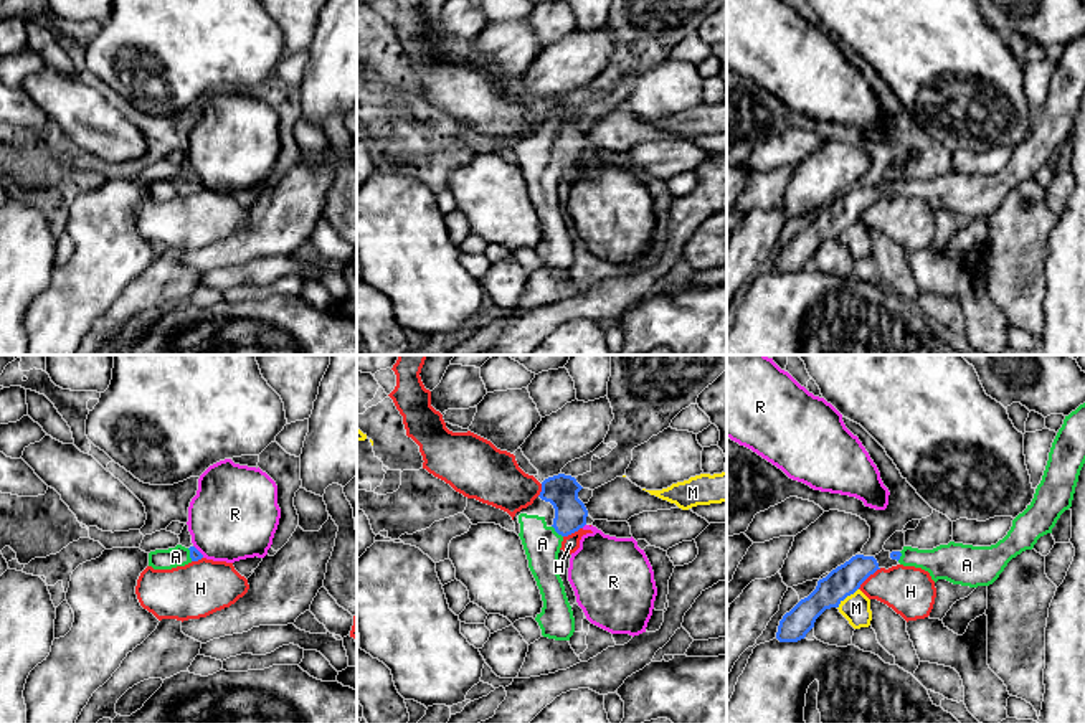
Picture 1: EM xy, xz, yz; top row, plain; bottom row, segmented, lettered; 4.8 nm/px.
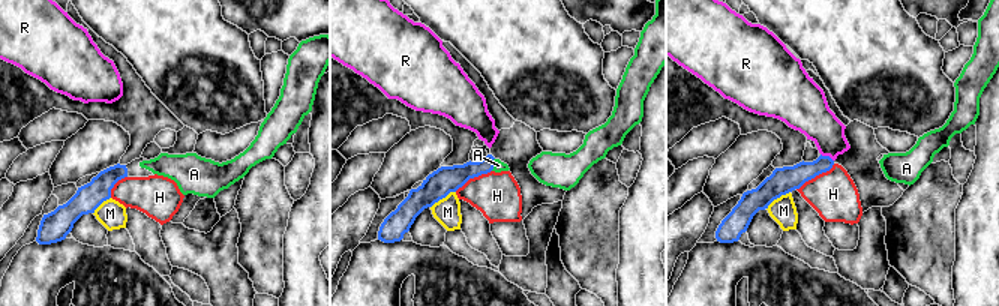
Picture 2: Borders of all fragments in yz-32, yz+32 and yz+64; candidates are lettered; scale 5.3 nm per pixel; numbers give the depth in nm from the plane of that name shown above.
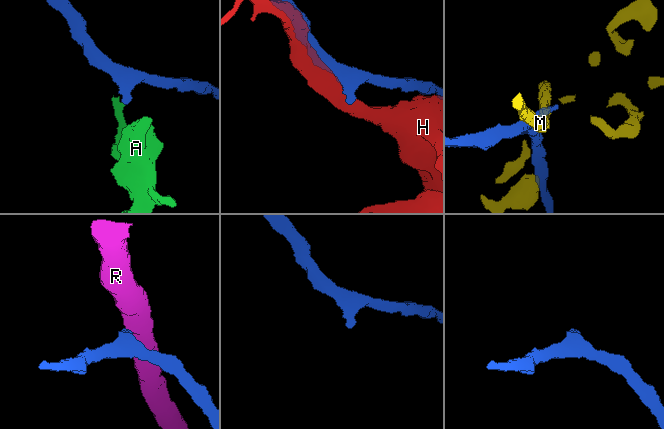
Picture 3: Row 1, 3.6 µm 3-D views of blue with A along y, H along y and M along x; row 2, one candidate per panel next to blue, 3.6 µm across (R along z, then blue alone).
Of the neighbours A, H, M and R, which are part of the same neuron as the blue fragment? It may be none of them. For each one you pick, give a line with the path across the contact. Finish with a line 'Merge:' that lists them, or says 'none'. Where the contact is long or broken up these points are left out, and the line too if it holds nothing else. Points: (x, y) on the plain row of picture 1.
A: across xz (562, 121), (557, 162), (542, 174)
Merge: A

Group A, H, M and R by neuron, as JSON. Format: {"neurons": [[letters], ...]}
{"neurons": [["A"], ["H"], ["M"], ["R"]]}

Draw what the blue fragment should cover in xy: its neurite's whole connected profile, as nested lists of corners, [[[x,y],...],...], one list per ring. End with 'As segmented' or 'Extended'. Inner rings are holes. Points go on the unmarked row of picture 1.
[[[177,175],[175,178],[150,182],[149,196],[154,200],[172,200],[177,196],[185,196],[192,191],[198,191],[201,188],[203,185],[195,177],[185,178]]]. Extended

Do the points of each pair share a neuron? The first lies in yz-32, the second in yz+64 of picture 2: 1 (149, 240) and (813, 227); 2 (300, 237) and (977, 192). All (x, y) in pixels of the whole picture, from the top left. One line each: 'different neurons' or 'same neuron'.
1: same neuron
2: same neuron

